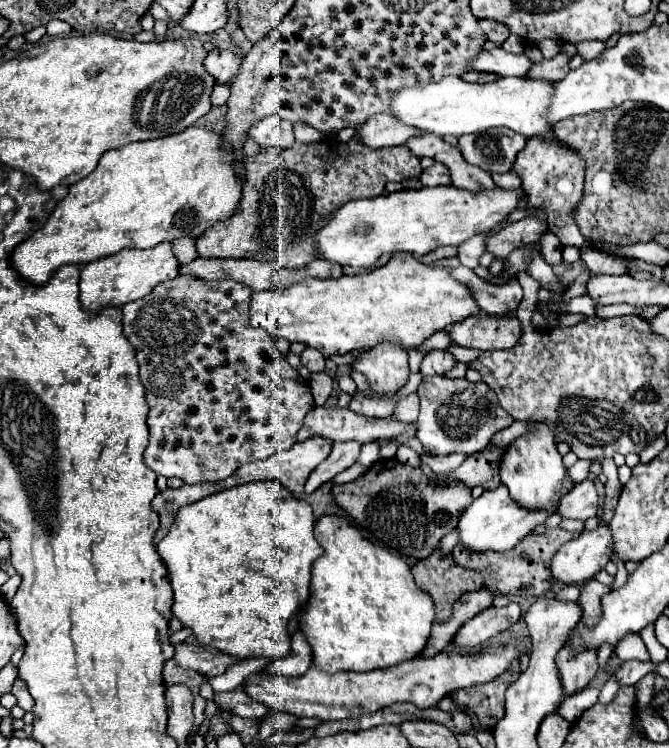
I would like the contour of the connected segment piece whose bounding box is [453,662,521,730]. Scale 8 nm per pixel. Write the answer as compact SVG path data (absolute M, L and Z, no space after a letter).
M513 662L513 666L509 670L505 670L501 676L497 676L493 682L487 684L477 684L473 688L463 688L453 692L453 698L475 712L475 716L479 718L479 722L491 730L499 718L503 716L505 710L505 690L513 684L513 680L517 680L521 674L519 670L519 662Z

